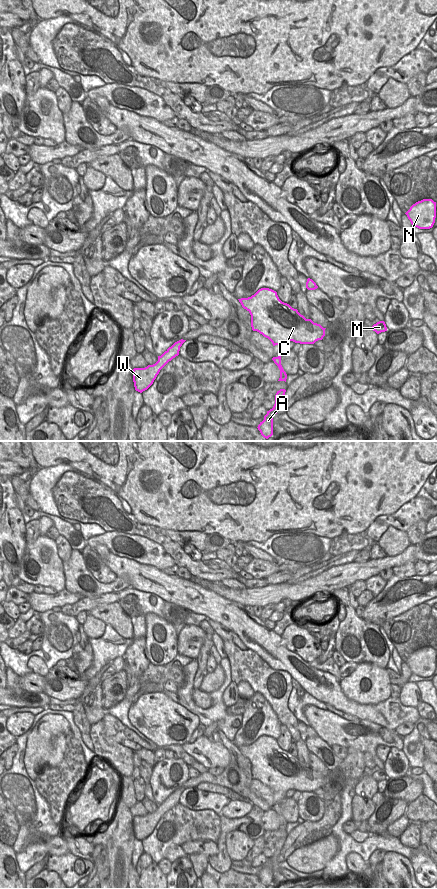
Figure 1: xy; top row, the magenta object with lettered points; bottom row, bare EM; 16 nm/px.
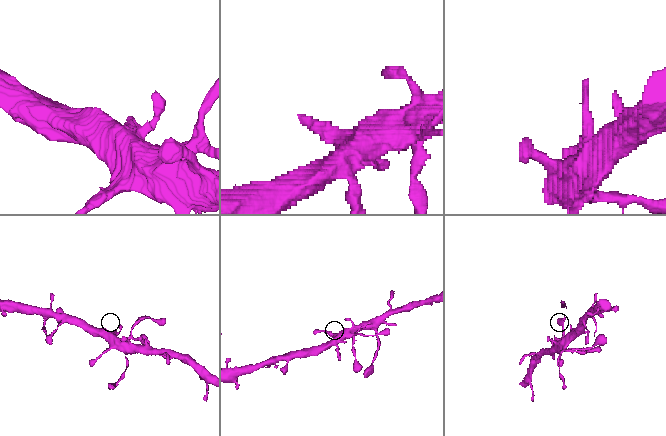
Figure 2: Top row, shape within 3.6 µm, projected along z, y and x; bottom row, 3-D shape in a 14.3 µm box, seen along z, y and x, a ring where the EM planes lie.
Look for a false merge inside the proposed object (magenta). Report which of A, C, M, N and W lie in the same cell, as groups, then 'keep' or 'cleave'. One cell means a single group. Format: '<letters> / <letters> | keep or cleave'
A C M N W | keep

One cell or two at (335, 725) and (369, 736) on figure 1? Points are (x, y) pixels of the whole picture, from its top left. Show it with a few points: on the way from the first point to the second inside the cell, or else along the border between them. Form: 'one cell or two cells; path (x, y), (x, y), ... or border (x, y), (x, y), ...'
one cell; path (343, 732), (361, 736)

